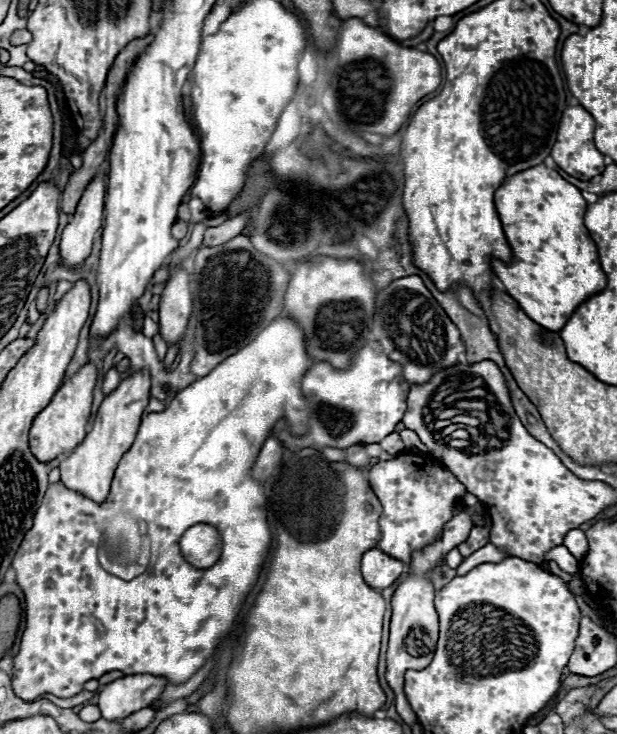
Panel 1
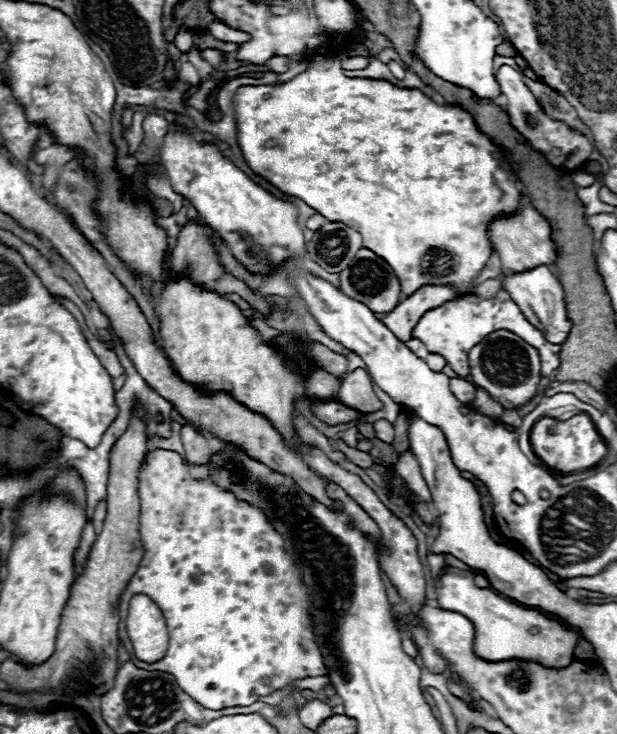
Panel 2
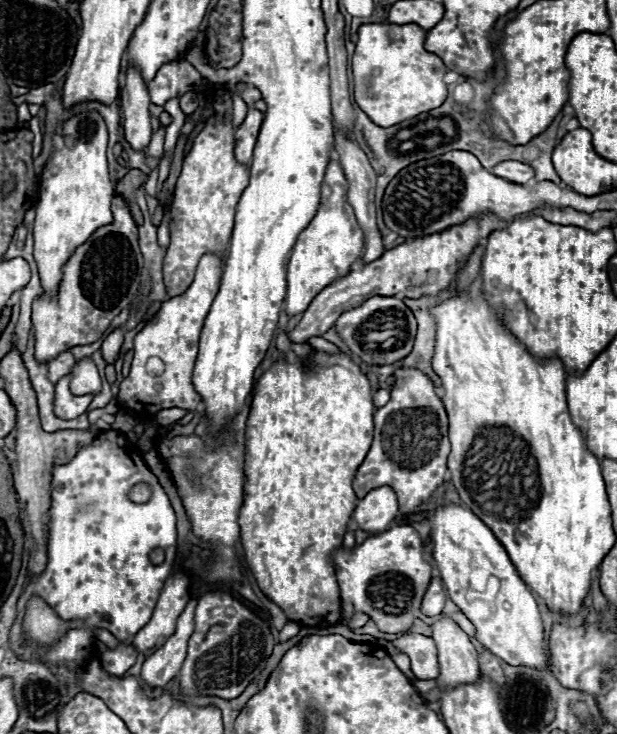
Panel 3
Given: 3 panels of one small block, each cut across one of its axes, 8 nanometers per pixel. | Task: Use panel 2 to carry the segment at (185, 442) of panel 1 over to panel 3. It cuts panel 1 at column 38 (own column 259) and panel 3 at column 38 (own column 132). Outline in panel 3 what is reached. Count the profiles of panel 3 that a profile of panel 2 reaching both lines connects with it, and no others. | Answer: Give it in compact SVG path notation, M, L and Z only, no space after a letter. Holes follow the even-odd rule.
M106 430L96 434L88 446L78 448L78 454L68 464L56 464L52 468L46 570L26 586L18 600L16 622L10 630L10 648L20 660L48 662L64 666L70 672L80 672L94 652L94 630L104 628L118 640L126 640L150 620L154 602L172 572L176 556L176 514L156 476L132 448L120 432ZM136 484L148 484L152 488L148 502L136 504L128 498ZM158 544L166 548L166 562L152 566L148 554ZM28 594L44 598L62 620L82 620L84 626L72 628L50 652L22 648L20 622Z

